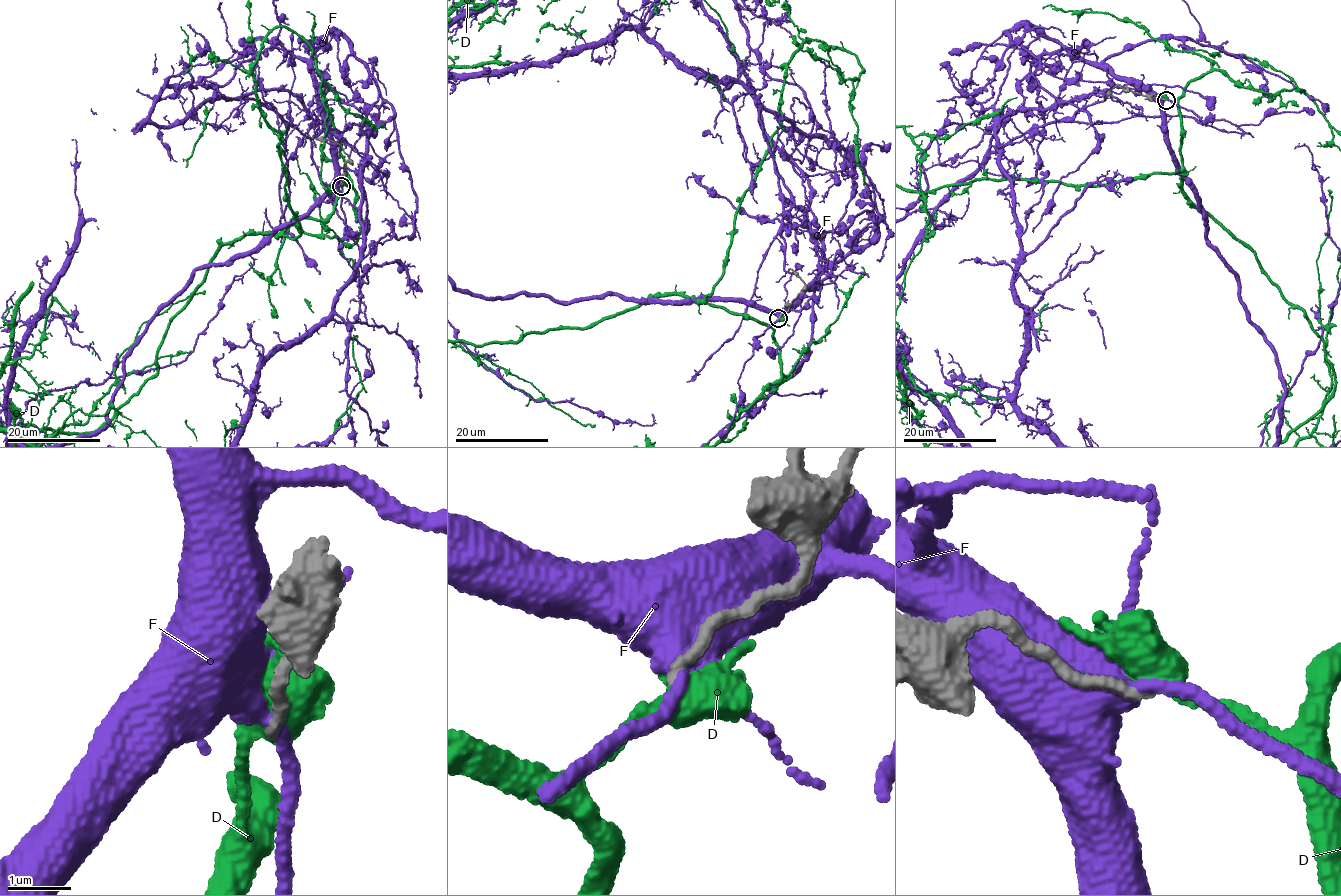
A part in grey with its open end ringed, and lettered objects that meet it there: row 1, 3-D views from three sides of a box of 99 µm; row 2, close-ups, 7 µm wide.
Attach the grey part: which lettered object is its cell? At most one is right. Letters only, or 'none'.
D

